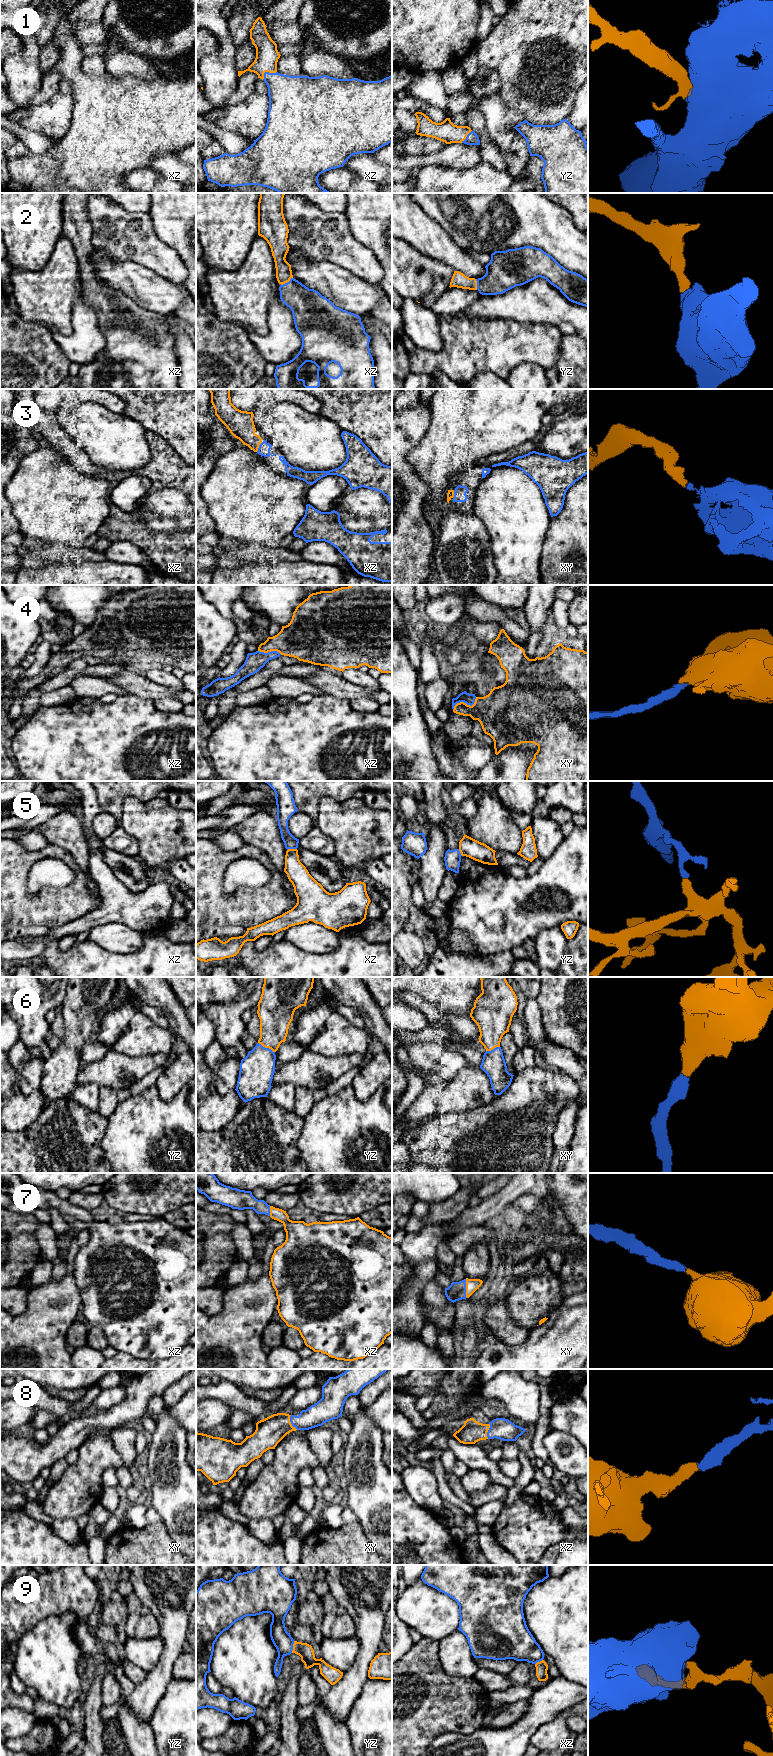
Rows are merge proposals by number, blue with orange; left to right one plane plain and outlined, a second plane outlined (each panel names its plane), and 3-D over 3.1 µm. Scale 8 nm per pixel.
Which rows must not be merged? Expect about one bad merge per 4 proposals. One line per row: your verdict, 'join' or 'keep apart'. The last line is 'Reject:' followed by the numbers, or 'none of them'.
1: join
2: join
3: join
4: join
5: keep apart
6: join
7: join
8: join
9: join
Reject: 5

